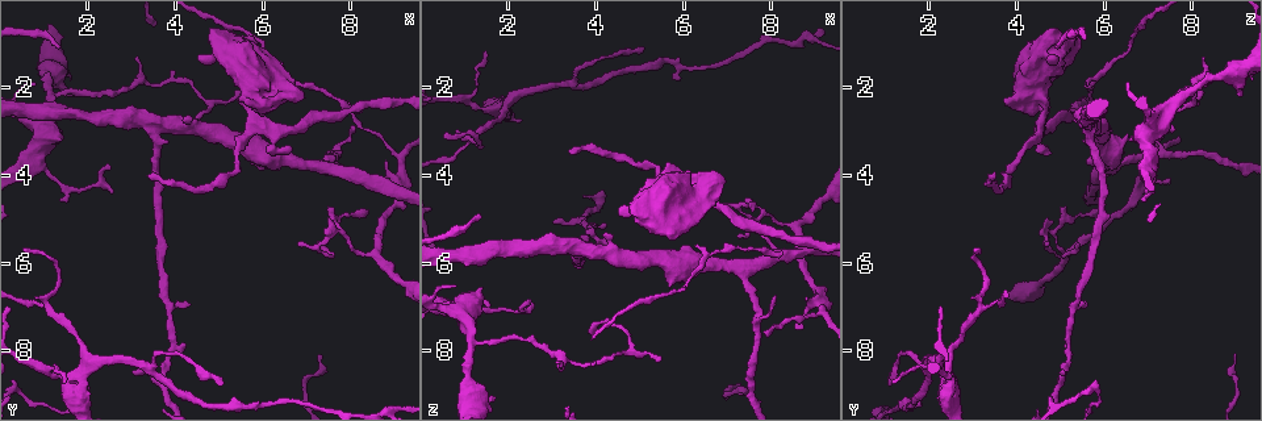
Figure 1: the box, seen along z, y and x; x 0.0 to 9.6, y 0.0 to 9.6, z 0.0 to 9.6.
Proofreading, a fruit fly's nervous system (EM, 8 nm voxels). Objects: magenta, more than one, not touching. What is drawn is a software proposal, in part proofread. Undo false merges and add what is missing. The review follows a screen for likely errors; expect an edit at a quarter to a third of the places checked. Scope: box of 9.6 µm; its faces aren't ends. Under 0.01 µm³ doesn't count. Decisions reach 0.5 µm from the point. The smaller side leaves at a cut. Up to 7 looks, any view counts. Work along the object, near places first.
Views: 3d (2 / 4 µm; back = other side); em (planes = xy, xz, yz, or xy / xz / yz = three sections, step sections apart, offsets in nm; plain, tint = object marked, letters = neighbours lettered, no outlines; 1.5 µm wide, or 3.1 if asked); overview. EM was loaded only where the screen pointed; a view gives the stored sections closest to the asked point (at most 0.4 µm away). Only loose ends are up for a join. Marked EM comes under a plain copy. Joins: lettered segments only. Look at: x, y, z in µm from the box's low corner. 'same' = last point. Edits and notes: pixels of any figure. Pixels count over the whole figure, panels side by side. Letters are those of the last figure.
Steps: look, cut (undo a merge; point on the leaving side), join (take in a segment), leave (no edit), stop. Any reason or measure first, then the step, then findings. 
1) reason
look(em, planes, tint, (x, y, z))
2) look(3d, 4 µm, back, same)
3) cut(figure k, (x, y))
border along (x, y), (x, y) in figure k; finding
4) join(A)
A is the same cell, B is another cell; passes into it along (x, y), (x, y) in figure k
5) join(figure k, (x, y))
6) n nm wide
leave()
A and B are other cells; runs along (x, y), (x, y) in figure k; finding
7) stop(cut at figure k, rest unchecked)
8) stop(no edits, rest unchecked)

free end
look(em, xy, step 4, tint, (1.45, 8.70, 1.20))

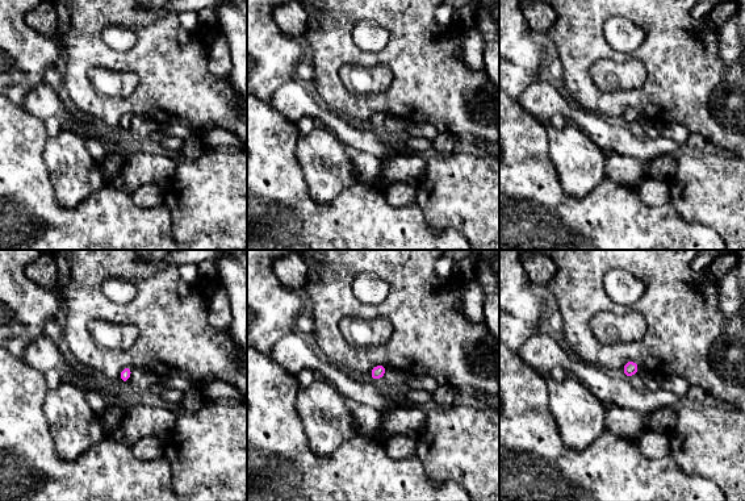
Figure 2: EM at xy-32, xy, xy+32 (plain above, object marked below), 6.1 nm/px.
look(em, planes, letters, same)

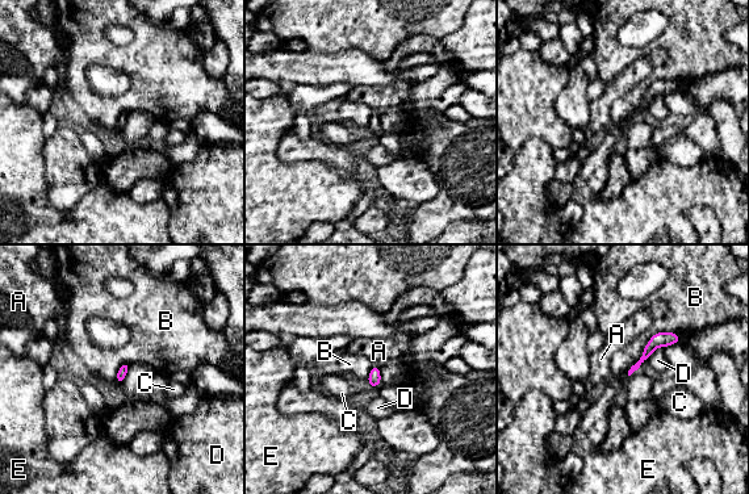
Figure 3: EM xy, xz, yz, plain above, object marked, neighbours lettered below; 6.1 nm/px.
leave()
A, B, C, D and E are other cells; border along (678, 333), (656, 333), (627, 375) in figure 3; no lettered segment goes on from it

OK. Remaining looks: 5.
tapers out
look(3d, 4 µm, (5.05, 8.80, 1.05))

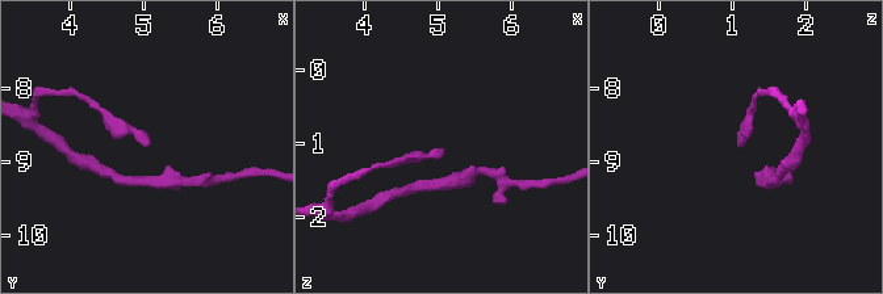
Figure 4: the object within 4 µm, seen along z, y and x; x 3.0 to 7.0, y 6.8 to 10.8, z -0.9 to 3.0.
look(em, 3.1 µm, planes, letters, (5.00, 8.80, 1.05))

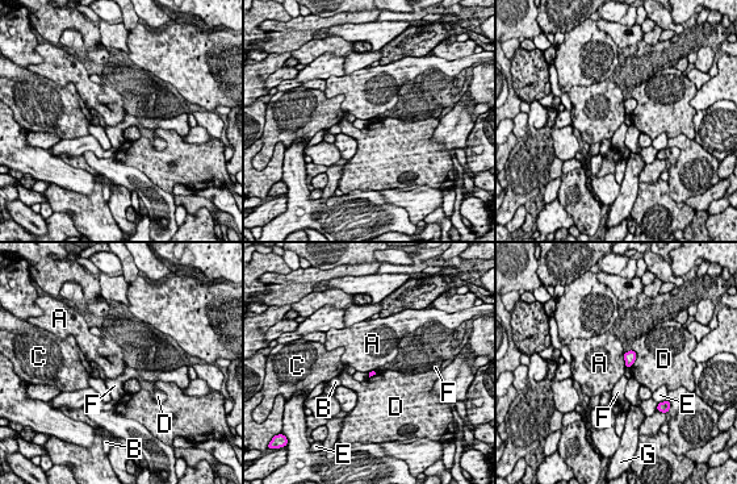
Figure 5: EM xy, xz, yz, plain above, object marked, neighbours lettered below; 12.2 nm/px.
leave()
A, B, C, D, E, F and G are other cells; border along (623, 353), (625, 366) in figure 5; none of them fits

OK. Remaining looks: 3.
calibre changes
look(3d, 4 µm, (9.10, 6.40, 4.70))

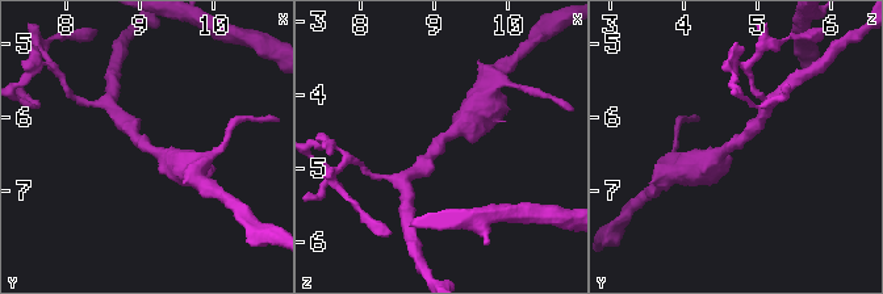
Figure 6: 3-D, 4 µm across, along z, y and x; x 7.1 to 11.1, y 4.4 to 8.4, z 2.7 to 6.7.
look(em, xz, step 4, letters, (9.10, 6.45, 4.65))

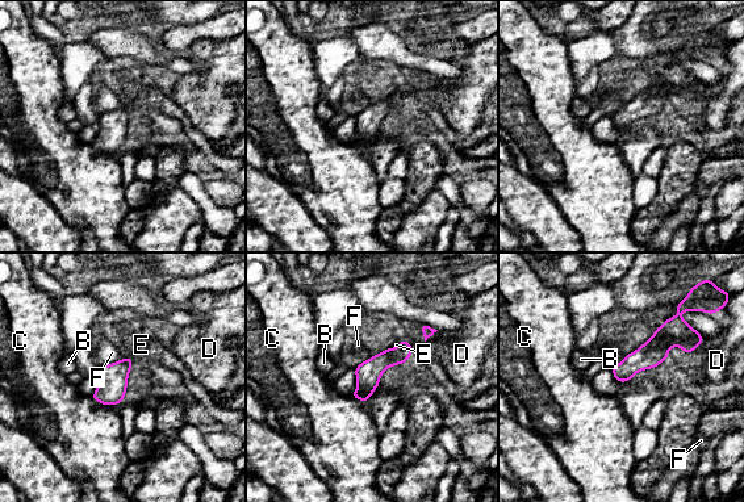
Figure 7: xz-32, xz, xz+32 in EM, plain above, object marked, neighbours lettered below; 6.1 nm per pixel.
130 nm wide
leave()
B, C, D, E and F are other cells; border along (125, 356), (99, 367) in figure 7; one cell here

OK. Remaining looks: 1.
stop(no edits, rest unchecked)

